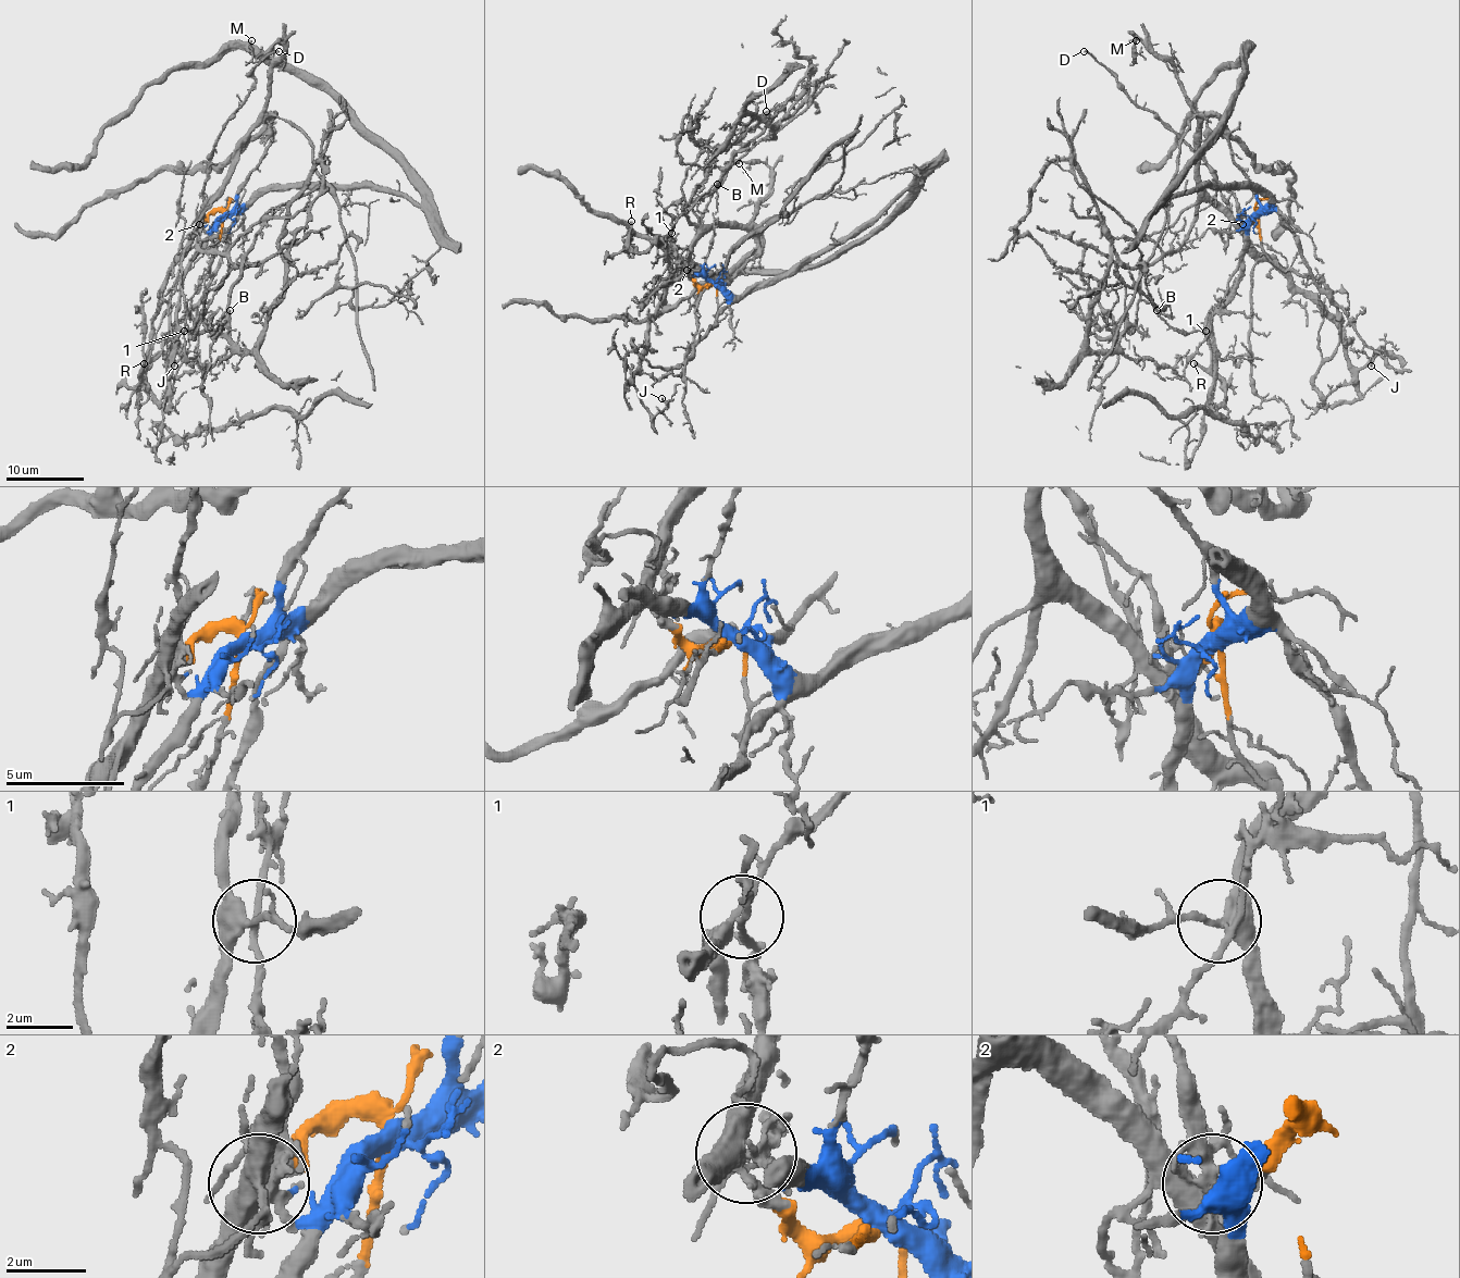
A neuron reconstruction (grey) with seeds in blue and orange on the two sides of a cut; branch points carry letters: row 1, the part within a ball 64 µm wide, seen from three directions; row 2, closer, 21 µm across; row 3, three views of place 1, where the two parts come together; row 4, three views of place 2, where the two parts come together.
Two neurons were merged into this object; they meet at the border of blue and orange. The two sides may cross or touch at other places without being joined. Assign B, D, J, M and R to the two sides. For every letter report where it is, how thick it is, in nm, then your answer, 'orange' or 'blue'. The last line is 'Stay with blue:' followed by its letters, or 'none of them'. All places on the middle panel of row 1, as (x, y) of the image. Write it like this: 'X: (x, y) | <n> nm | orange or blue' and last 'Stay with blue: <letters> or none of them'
B: (717, 184) | 110 nm | blue
D: (766, 111) | 160 nm | blue
J: (662, 398) | 80 nm | orange
M: (739, 163) | 100 nm | orange
R: (631, 221) | 220 nm | blue
Stay with blue: B, D, R

